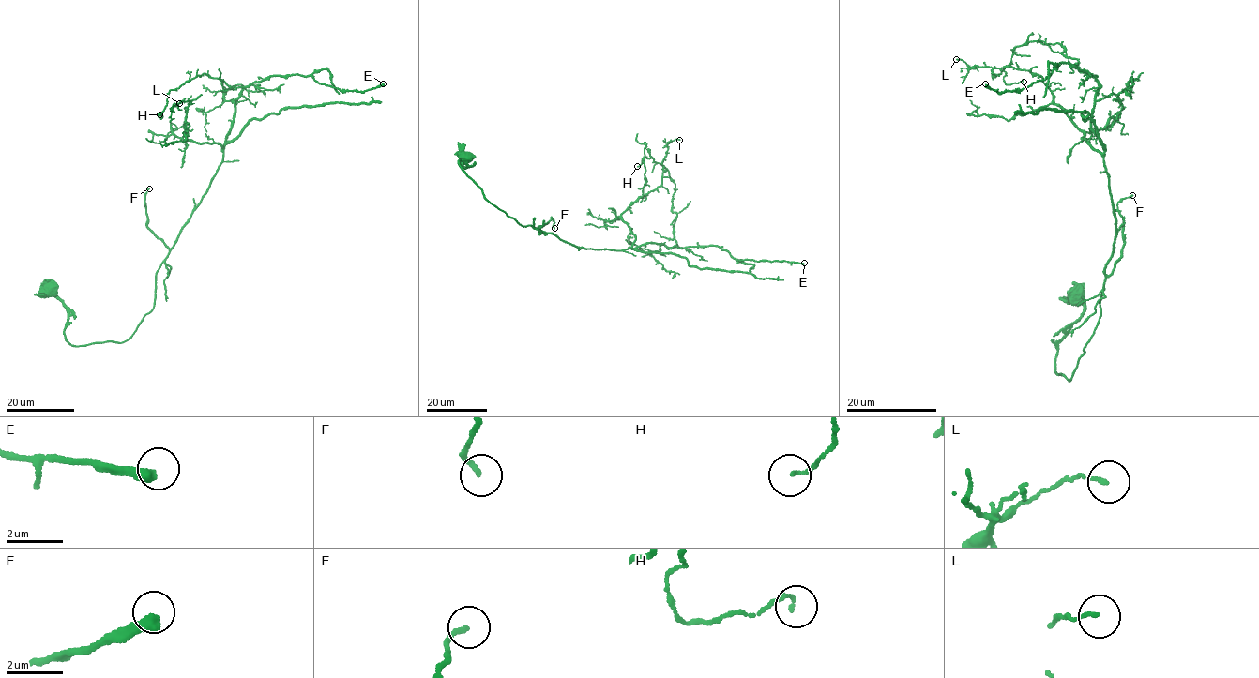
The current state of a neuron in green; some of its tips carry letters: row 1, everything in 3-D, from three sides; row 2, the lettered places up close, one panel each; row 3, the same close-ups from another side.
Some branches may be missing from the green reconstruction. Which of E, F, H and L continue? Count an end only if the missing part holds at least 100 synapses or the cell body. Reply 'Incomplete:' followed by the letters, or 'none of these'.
Incomplete: none of these

